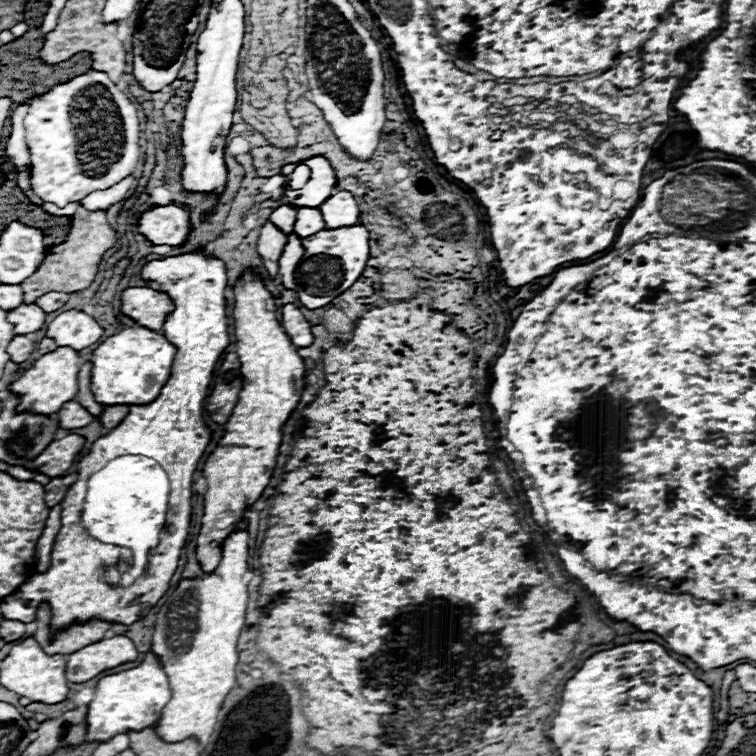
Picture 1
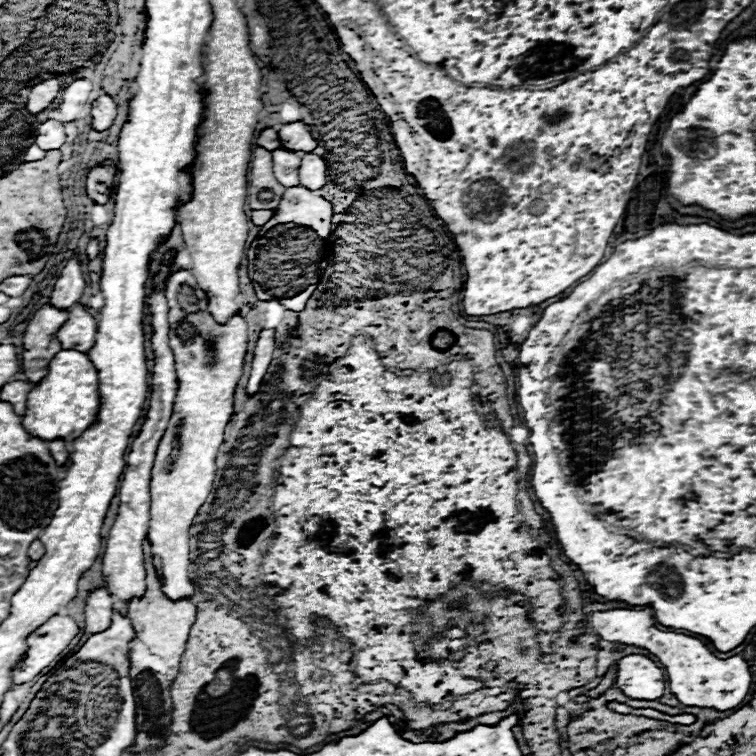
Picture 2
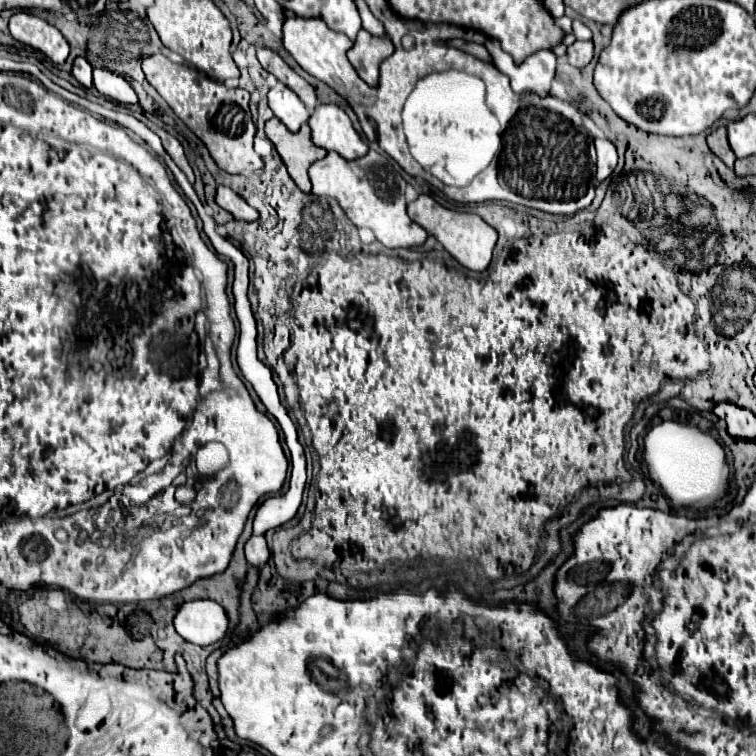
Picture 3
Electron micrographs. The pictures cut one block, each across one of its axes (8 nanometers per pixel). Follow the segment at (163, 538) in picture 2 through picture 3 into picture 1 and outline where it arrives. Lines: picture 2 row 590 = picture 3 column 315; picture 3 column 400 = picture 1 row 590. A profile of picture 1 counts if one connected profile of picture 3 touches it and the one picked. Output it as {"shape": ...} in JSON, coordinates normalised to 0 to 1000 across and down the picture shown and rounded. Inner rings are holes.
{"shape":[[[315,698],[296,717],[294,741],[283,759],[267,762],[259,767],[241,767],[235,778],[230,783],[222,780],[212,796],[214,802],[212,802],[212,810],[206,812],[201,862],[209,868],[212,881],[220,889],[225,913],[228,913],[228,921],[209,952],[209,971],[217,981],[238,981],[251,974],[262,976],[267,987],[278,981],[294,929],[299,926],[302,915],[312,905],[312,878],[315,878],[312,852],[323,828],[323,812],[325,812],[325,796],[328,796],[328,775],[323,767],[323,759],[328,757],[325,741],[328,741],[328,704],[325,698]]]}

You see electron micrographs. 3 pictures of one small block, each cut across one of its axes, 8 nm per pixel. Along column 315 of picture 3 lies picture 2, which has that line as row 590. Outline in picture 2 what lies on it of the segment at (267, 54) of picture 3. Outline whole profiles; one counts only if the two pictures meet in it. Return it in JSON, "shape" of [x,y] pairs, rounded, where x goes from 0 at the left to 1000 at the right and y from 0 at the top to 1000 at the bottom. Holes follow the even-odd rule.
{"shape":[[[127,778],[116,786],[114,802],[111,802],[111,815],[114,815],[114,836],[127,839],[135,836],[146,828],[146,815],[148,815],[148,799],[153,791],[143,786],[140,778]]]}

